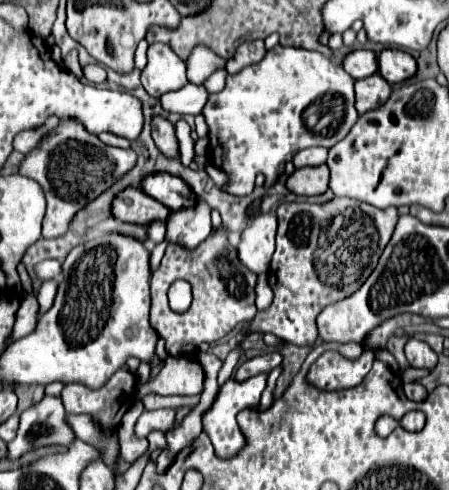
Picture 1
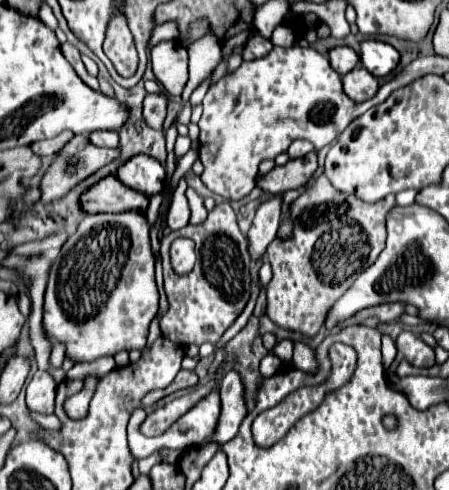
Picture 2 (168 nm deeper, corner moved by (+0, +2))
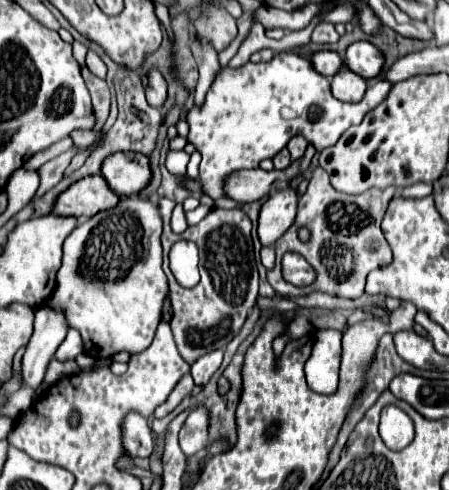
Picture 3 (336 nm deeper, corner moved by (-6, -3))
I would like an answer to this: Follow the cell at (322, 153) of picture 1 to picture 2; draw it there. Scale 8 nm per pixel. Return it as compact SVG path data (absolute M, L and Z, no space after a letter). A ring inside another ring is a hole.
M295 140L291 146L289 146L289 150L287 150L287 154L289 154L289 158L293 160L293 158L303 158L305 154L309 154L309 152L313 152L315 148L307 142L307 140Z

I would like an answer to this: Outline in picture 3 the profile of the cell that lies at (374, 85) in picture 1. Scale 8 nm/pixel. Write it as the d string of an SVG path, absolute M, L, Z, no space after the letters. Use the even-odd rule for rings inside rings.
M347 67L339 69L339 73L331 79L331 93L339 101L351 101L351 103L361 101L365 95L365 89L367 89L365 81L353 71L349 71Z

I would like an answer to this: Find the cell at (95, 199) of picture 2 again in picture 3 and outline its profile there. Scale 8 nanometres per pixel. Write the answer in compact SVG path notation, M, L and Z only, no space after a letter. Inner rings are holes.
M101 175L83 177L67 191L59 193L55 199L55 215L75 215L75 217L93 217L97 211L111 209L119 203L119 195L115 195Z

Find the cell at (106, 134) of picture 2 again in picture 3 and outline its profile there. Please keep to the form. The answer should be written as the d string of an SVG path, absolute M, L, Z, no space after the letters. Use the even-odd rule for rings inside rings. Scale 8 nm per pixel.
M71 131L69 137L73 139L75 145L79 145L81 149L87 149L87 147L91 147L97 141L99 133L97 131Z

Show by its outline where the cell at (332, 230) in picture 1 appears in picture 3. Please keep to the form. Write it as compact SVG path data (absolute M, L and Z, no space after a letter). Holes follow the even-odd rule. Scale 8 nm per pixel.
M317 167L311 175L307 191L299 199L297 219L293 227L285 231L283 237L275 241L275 253L277 261L271 271L267 271L267 281L279 295L287 297L303 297L311 291L325 291L329 295L339 295L347 299L361 297L365 293L365 277L369 271L377 267L387 267L391 263L391 247L383 237L381 231L381 219L385 215L387 203L397 193L395 187L387 189L371 189L359 195L347 195L339 193L331 187L327 171ZM297 227L307 227L311 231L311 241L301 243L297 239ZM295 251L303 255L313 269L317 271L317 281L309 287L295 287L287 283L279 271L279 261L283 253Z

